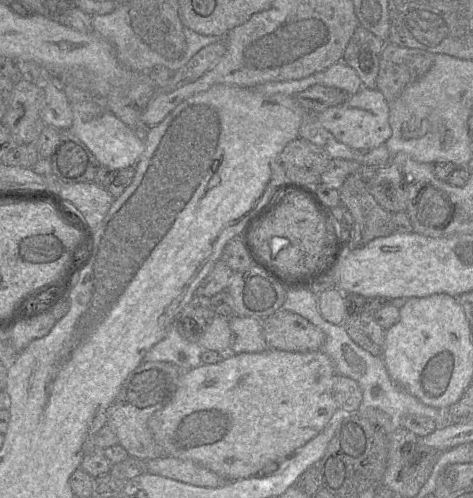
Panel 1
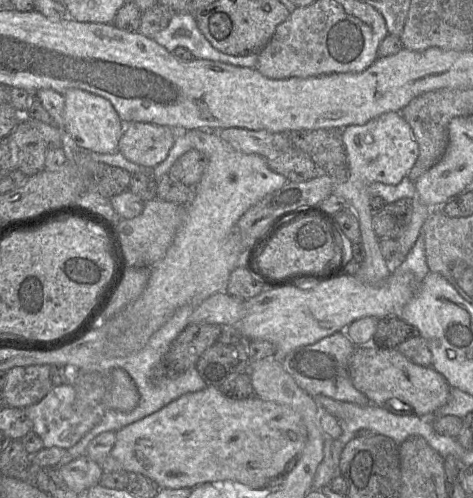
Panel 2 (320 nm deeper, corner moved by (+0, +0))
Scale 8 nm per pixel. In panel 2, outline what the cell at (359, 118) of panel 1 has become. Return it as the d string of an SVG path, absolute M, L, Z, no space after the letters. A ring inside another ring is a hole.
M399 112L384 113L364 125L347 126L342 129L341 137L346 154L348 178L343 183L333 183L331 194L343 198L354 210L359 221L365 258L355 276L368 284L381 284L390 276L393 267L390 267L383 258L379 239L374 232L368 187L373 182L399 184L414 166L419 146L410 125Z

